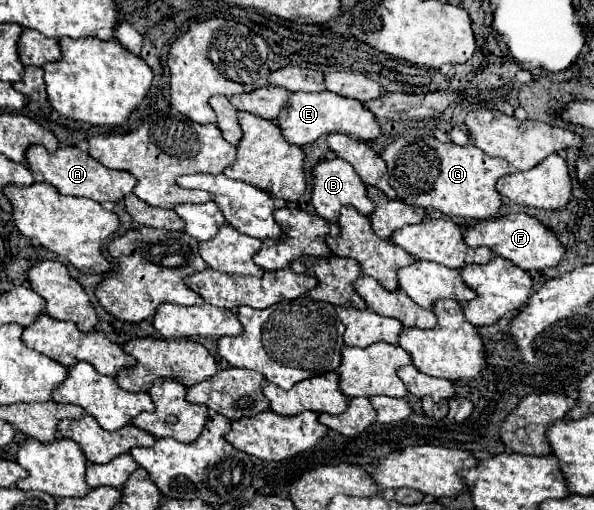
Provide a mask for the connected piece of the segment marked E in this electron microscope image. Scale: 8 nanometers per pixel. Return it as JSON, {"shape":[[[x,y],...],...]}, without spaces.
{"shape":[[[313,92],[313,94],[291,94],[287,102],[287,112],[277,118],[277,126],[281,128],[285,140],[295,146],[305,146],[315,142],[319,136],[329,132],[349,134],[361,140],[375,140],[379,134],[379,124],[371,112],[365,112],[363,104],[357,100],[349,100],[343,96],[335,96],[333,92]]]}

